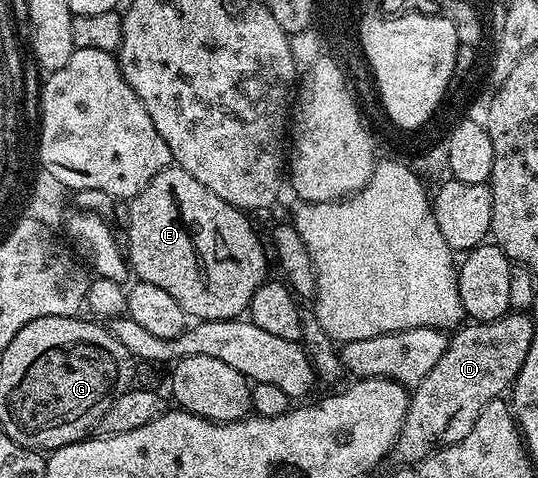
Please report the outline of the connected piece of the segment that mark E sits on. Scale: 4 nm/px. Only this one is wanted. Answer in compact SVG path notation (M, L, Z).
M171 164L165 170L161 170L137 196L129 199L128 225L125 227L125 229L127 228L126 238L130 241L130 250L128 246L129 269L133 273L135 270L141 281L156 284L156 288L164 288L164 292L168 292L168 296L172 296L172 300L176 300L176 304L180 304L180 308L184 308L184 312L191 319L200 322L215 322L229 318L241 319L250 309L252 296L256 296L256 290L268 278L268 274L266 274L266 250L262 247L262 238L254 231L253 224L246 218L249 217L243 211L237 210L236 207L224 200L220 200L220 196L216 196L216 192L208 192L208 188L204 188L204 184L200 184L200 180L196 180L196 176L188 176L188 172L184 172L178 166Z

